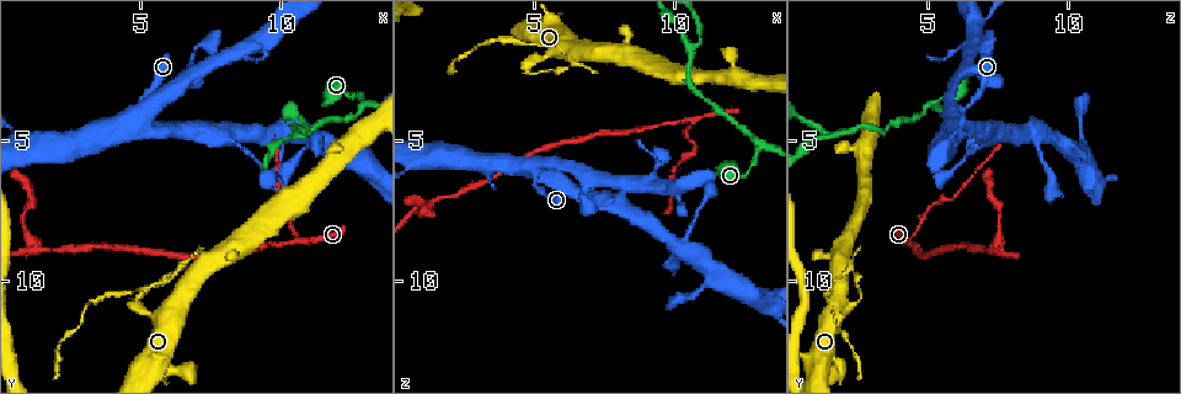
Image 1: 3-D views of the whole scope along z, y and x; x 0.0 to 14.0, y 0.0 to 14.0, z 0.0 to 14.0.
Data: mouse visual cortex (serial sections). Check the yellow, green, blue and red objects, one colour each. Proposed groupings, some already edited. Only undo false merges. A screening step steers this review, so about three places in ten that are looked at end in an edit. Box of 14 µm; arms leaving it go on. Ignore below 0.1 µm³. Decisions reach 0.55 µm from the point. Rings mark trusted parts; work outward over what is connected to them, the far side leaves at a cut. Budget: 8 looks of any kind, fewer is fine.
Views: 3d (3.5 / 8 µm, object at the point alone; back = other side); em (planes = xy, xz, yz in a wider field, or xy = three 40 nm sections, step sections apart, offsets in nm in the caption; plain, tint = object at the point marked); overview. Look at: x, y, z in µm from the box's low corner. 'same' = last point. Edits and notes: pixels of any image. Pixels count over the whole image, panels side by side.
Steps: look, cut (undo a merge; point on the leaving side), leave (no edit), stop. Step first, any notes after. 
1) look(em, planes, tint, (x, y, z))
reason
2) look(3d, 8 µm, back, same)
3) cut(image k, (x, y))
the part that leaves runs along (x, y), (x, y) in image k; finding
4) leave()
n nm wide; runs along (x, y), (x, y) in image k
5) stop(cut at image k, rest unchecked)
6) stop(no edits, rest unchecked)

look(3d, 3.5 µm, (10.6, 8.5, 4.2))
a fork

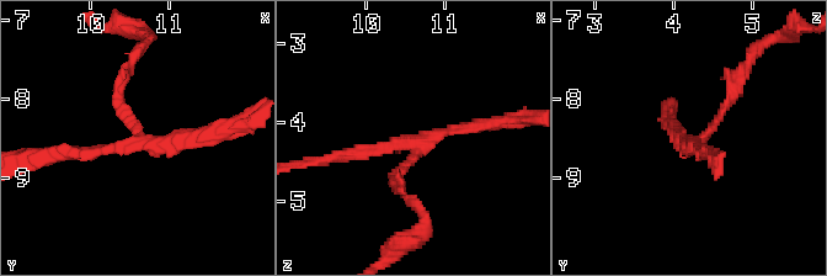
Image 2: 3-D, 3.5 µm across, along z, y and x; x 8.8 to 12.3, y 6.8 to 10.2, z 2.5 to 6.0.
look(em, xy, step 5, tint, (10.70, 8.55, 4.25))

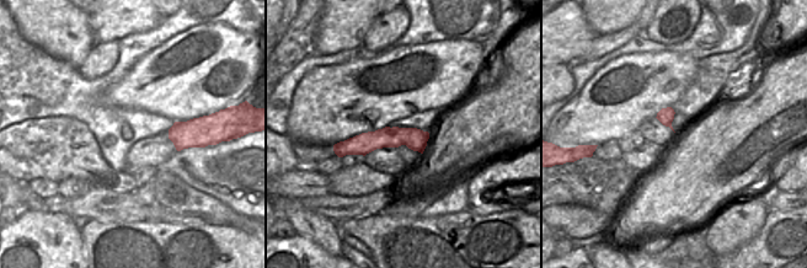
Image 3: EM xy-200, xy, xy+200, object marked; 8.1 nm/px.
look(em, xy, step 2, tint, same)
another direction

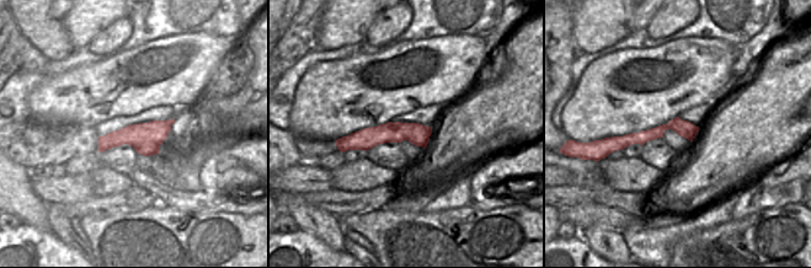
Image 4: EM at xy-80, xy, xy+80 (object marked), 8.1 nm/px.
cut(image 2, (116, 101))
the part that leaves runs along (140, 132), (117, 86), (148, 41) in image 2; two cells meet here

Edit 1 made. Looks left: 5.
look(overview)

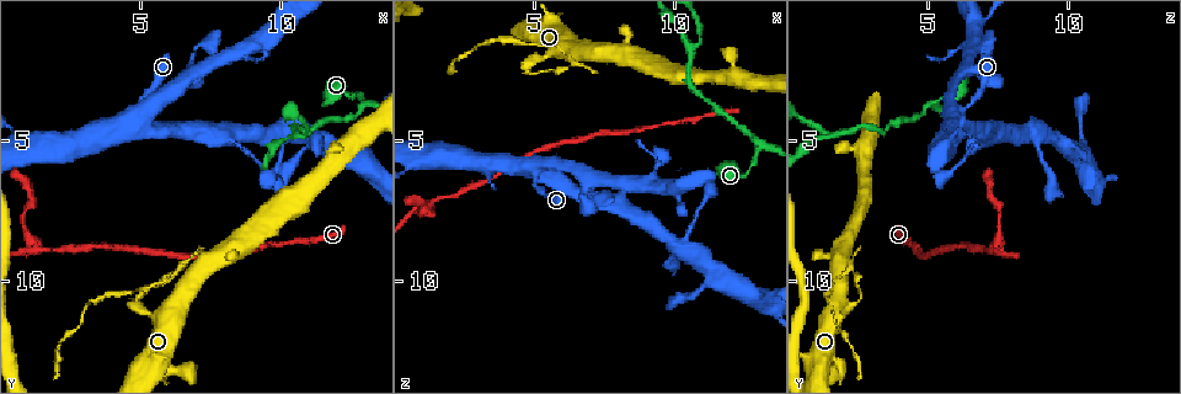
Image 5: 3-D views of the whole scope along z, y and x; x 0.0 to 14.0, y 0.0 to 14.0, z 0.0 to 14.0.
look(3d, 3.5 µm, (12.9, 3.6, 5.3))

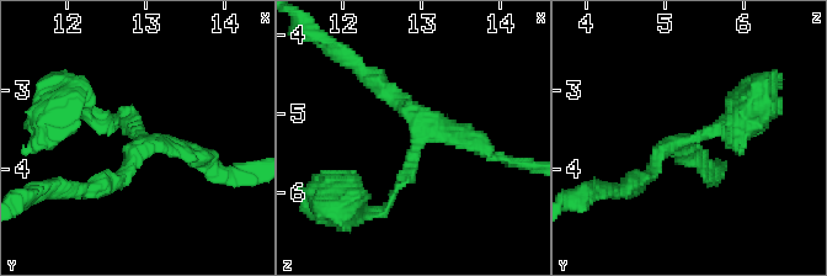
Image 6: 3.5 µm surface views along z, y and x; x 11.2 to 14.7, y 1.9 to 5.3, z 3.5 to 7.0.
look(em, xy, step 5, tint, (12.90, 3.60, 5.30))
3 arms; arms of 150, 200, 200 nm

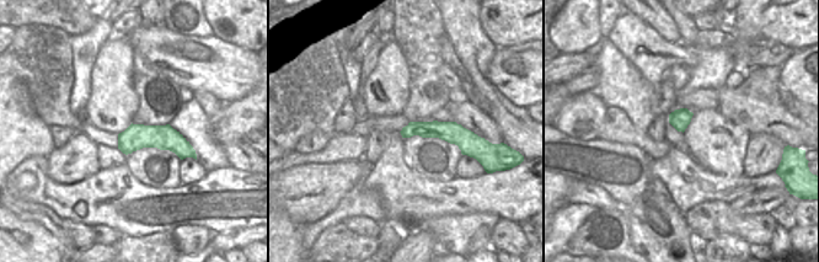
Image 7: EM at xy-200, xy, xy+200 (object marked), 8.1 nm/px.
leave()
continuous, no second cell

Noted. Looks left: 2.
look(em, planes, tint, (10.7, 4.8, 1.8))
branch point

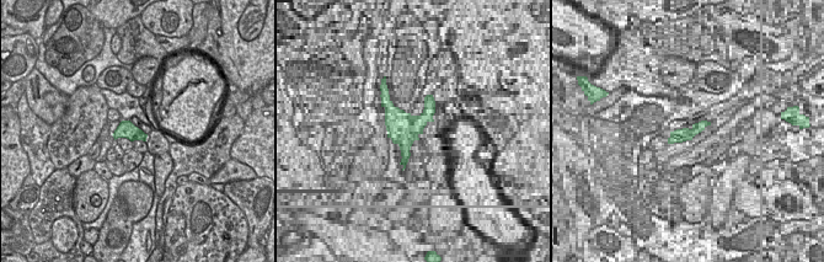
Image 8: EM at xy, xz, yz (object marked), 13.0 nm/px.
look(3d, 3.5 µm, back, same)
wider look

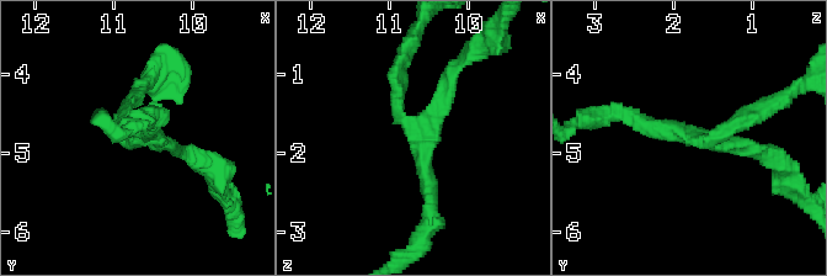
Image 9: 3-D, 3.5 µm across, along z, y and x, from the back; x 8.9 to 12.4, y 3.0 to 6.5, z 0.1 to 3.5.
leave()
arms of 150, 200, 200 nm; runs along (618, 113), (659, 132), (757, 150) in image 9; all the same cell

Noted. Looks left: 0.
stop(cut at image 2, rest unchecked)

